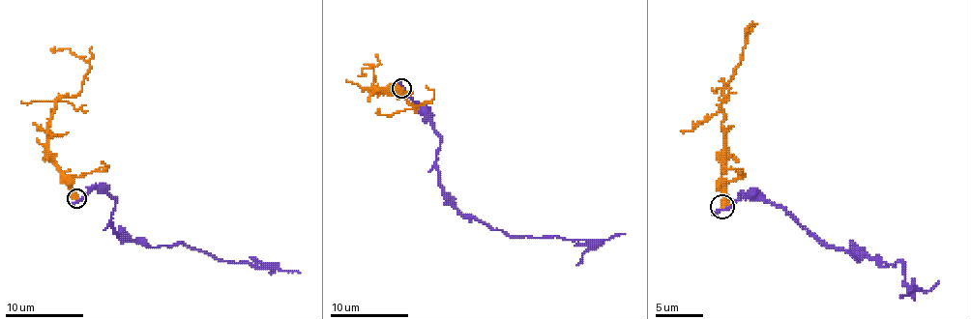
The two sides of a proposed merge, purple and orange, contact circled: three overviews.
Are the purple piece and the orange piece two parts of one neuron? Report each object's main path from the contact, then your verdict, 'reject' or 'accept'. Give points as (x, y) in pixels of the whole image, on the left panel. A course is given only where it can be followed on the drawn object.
purple runs (75, 198), (102, 188), (115, 200), (113, 230), (138, 244), (152, 247), (185, 246), (223, 261), (300, 273); orange runs (75, 198), (70, 179), (52, 161), (48, 129), (54, 105), (81, 89), (89, 64), (68, 48), (52, 52); reject

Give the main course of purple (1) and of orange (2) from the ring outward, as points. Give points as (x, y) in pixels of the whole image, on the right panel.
1: (721, 207), (759, 195), (829, 246), (862, 249), (881, 267), (902, 264), (907, 290), (899, 298)
2: (721, 207), (723, 93), (736, 73), (754, 24), (748, 29)

